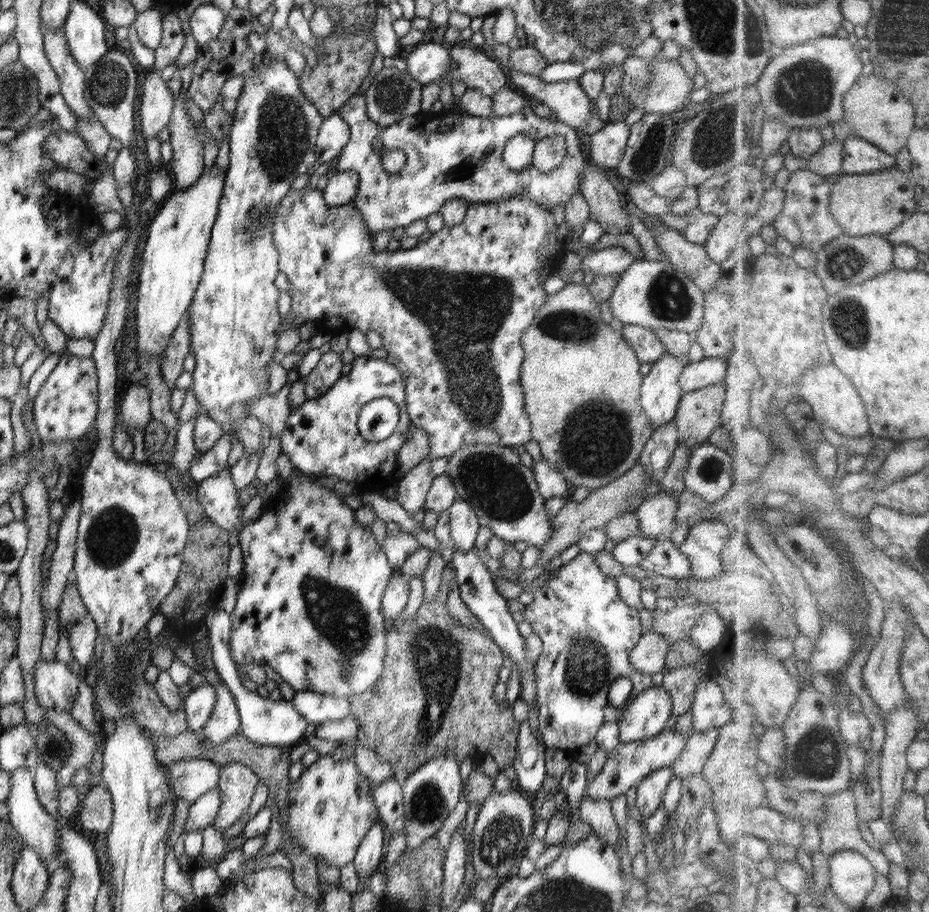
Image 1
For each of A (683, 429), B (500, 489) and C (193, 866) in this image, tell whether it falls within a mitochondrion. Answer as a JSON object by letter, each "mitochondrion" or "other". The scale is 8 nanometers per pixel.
{"A":"other","B":"mitochondrion","C":"other"}

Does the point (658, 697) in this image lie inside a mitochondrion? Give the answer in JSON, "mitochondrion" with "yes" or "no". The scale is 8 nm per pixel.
{"mitochondrion":"no"}

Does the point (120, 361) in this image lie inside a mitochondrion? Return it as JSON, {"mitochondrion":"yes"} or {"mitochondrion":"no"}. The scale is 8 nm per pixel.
{"mitochondrion":"no"}

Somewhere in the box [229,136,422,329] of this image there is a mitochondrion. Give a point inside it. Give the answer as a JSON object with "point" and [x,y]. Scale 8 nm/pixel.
{"point":[256,224]}

